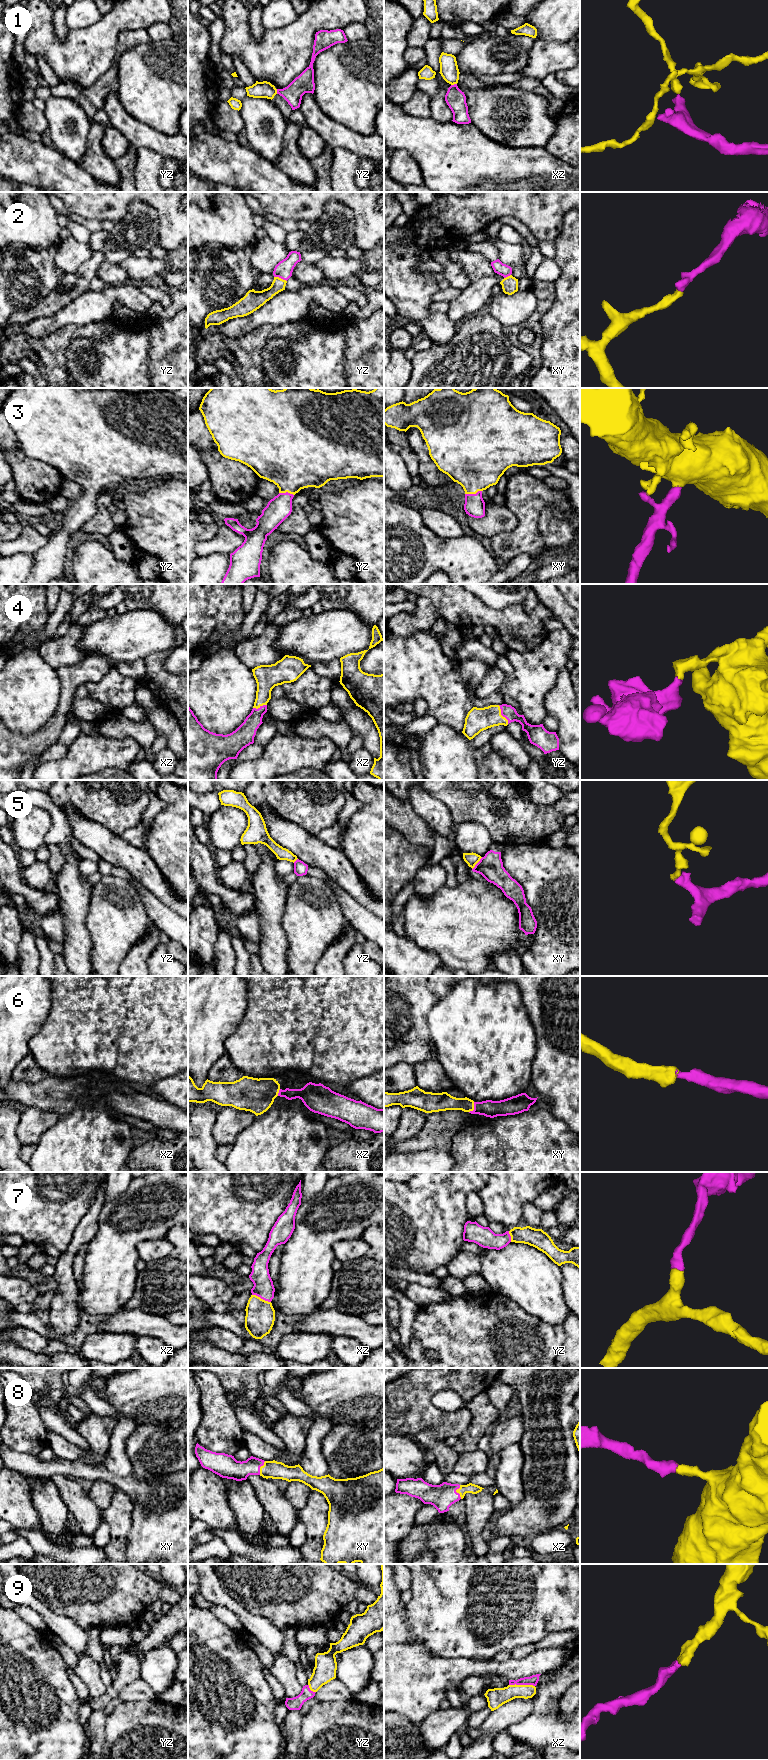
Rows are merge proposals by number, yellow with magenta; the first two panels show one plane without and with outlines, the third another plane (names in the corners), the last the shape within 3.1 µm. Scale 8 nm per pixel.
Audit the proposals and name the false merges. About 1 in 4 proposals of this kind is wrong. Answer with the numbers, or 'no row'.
1, 5

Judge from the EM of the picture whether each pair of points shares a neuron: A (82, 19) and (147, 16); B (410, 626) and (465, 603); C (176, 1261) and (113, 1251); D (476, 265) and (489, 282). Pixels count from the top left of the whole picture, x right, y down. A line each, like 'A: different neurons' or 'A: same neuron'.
A: different neurons
B: different neurons
C: different neurons
D: different neurons

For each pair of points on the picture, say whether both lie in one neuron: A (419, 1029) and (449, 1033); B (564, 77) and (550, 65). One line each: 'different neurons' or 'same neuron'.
A: different neurons
B: different neurons

